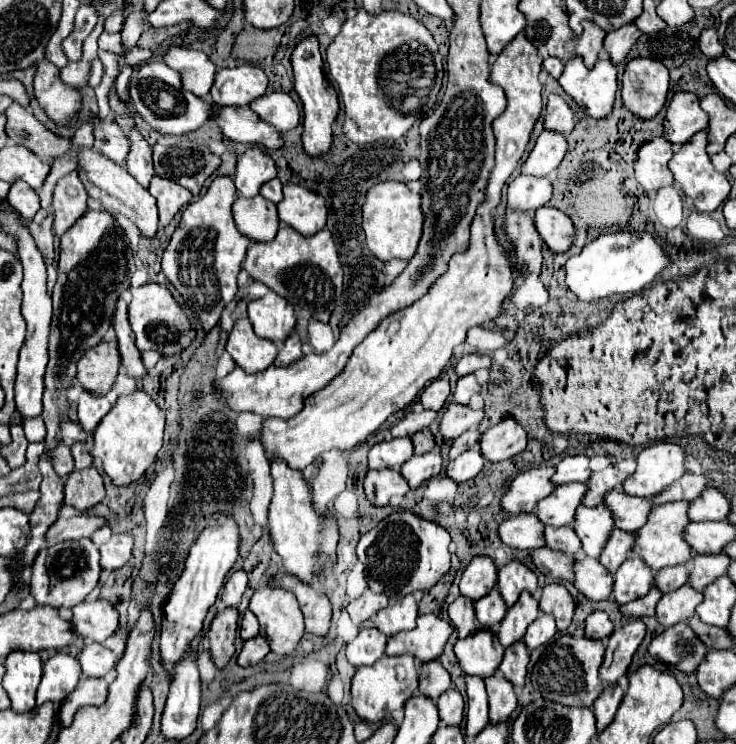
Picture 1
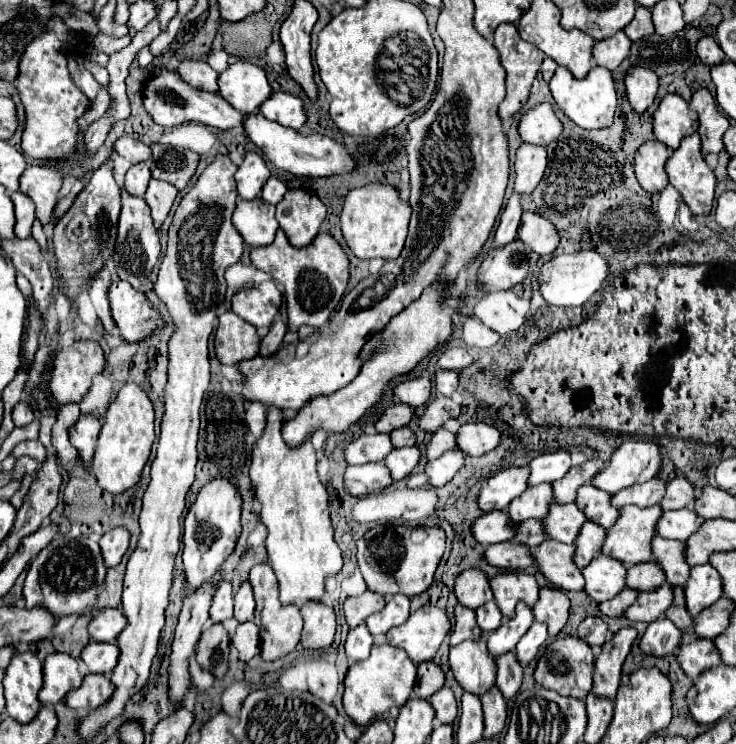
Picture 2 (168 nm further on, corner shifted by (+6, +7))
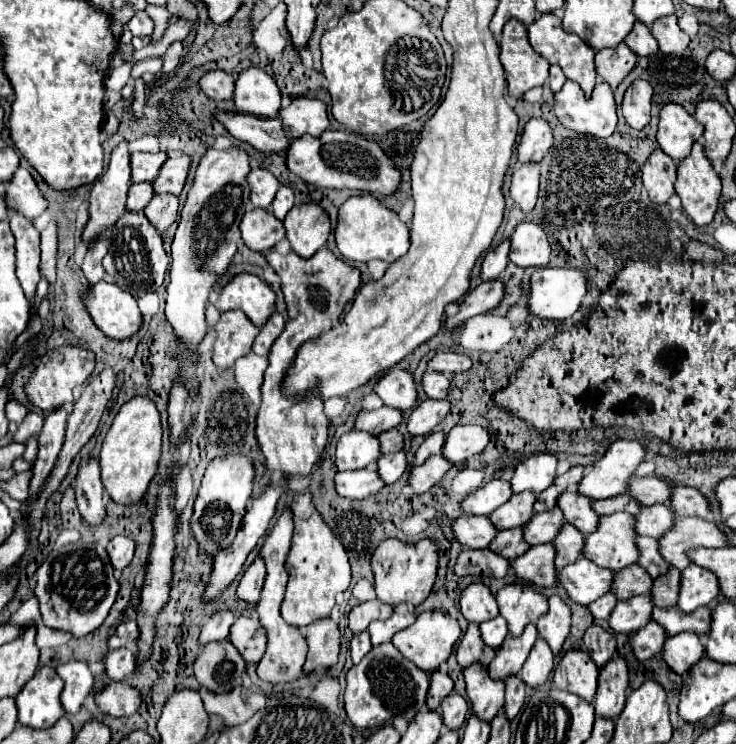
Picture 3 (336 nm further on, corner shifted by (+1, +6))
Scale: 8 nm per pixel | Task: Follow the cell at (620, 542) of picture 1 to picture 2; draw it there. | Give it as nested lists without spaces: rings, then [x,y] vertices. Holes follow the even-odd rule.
[[[584,522],[580,528],[580,536],[576,536],[576,556],[574,564],[578,568],[584,568],[590,564],[590,560],[600,552],[602,542],[604,542],[606,530],[596,526],[594,522]]]

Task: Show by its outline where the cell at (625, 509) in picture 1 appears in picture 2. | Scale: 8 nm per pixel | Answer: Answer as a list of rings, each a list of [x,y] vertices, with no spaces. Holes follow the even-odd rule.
[[[592,484],[580,486],[580,492],[576,492],[576,506],[586,514],[586,520],[592,520],[594,524],[602,528],[610,528],[620,512],[610,504],[610,494],[594,488]]]

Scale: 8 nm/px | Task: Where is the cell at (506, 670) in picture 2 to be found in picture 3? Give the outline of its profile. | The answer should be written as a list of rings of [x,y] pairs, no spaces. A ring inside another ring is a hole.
[[[511,675],[511,677],[505,677],[505,715],[507,719],[513,719],[519,709],[523,707],[523,701],[525,701],[525,683],[521,681],[519,675]]]

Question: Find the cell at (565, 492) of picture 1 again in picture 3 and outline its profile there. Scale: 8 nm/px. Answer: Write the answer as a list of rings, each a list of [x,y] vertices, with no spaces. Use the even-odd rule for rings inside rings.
[[[523,491],[513,495],[505,505],[501,505],[497,511],[489,515],[493,525],[497,529],[511,529],[511,527],[525,527],[531,517],[535,515],[535,505],[537,493],[533,491]]]

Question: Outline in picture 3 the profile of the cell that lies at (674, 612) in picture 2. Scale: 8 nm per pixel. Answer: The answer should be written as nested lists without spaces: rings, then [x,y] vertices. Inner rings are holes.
[[[671,569],[665,577],[657,577],[653,581],[653,603],[661,609],[669,609],[677,605],[679,599],[679,587],[681,587],[681,571],[679,569]]]

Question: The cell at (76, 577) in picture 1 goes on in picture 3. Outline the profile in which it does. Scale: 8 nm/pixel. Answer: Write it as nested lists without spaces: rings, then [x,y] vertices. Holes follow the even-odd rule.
[[[83,541],[55,547],[43,565],[37,569],[35,597],[41,605],[43,623],[51,629],[63,629],[75,637],[95,631],[107,617],[119,583],[113,577],[113,567],[107,551],[101,545],[87,545]]]

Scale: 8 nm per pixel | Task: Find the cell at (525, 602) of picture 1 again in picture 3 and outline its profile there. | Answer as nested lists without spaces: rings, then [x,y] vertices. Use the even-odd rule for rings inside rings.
[[[529,623],[519,637],[507,635],[501,647],[497,649],[495,659],[489,663],[489,675],[493,679],[505,679],[507,675],[519,673],[535,639],[537,639],[537,627],[533,623]]]

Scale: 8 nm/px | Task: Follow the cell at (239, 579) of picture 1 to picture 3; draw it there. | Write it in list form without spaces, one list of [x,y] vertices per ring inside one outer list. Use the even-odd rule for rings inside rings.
[[[217,611],[207,623],[205,623],[205,627],[203,627],[203,631],[201,631],[201,635],[199,635],[199,643],[201,645],[205,645],[205,643],[209,643],[209,641],[221,641],[221,639],[227,639],[229,637],[229,629],[231,629],[231,625],[235,623],[235,619],[237,619],[237,615],[233,613],[233,611]]]

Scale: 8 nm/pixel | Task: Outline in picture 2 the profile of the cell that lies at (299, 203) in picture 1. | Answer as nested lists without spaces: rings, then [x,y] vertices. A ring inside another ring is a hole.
[[[288,190],[280,206],[276,206],[276,220],[292,246],[308,246],[320,232],[326,206],[308,190]]]

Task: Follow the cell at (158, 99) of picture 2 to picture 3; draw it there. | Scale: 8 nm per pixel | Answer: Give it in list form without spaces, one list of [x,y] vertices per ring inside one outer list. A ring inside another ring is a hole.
[[[215,111],[215,119],[239,141],[253,145],[259,151],[283,151],[289,145],[279,119],[263,119],[235,111]]]

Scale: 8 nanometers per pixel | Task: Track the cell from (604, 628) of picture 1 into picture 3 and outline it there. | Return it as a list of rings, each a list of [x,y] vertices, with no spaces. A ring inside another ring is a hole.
[[[591,625],[585,631],[585,647],[591,653],[591,659],[603,667],[615,653],[615,635],[607,629],[603,629],[601,625]]]

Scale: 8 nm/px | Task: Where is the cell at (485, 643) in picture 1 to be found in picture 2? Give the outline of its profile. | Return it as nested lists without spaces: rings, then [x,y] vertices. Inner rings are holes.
[[[484,638],[450,648],[450,668],[462,690],[474,696],[484,696],[496,684],[496,662],[488,654]]]

